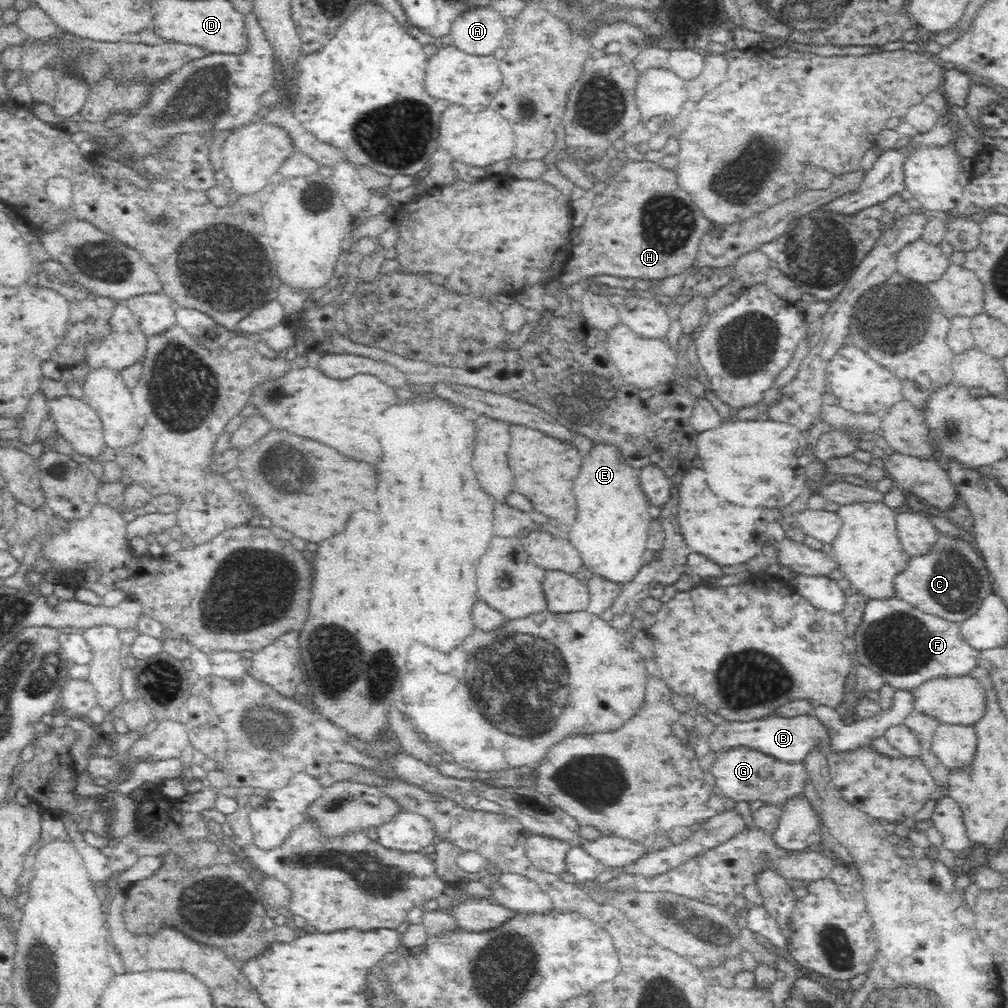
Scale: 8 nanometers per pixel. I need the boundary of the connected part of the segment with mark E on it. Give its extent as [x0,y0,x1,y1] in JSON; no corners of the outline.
[568,443,656,586]

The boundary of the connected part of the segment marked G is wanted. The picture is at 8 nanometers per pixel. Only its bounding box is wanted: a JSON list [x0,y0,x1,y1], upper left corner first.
[711,747,809,807]

